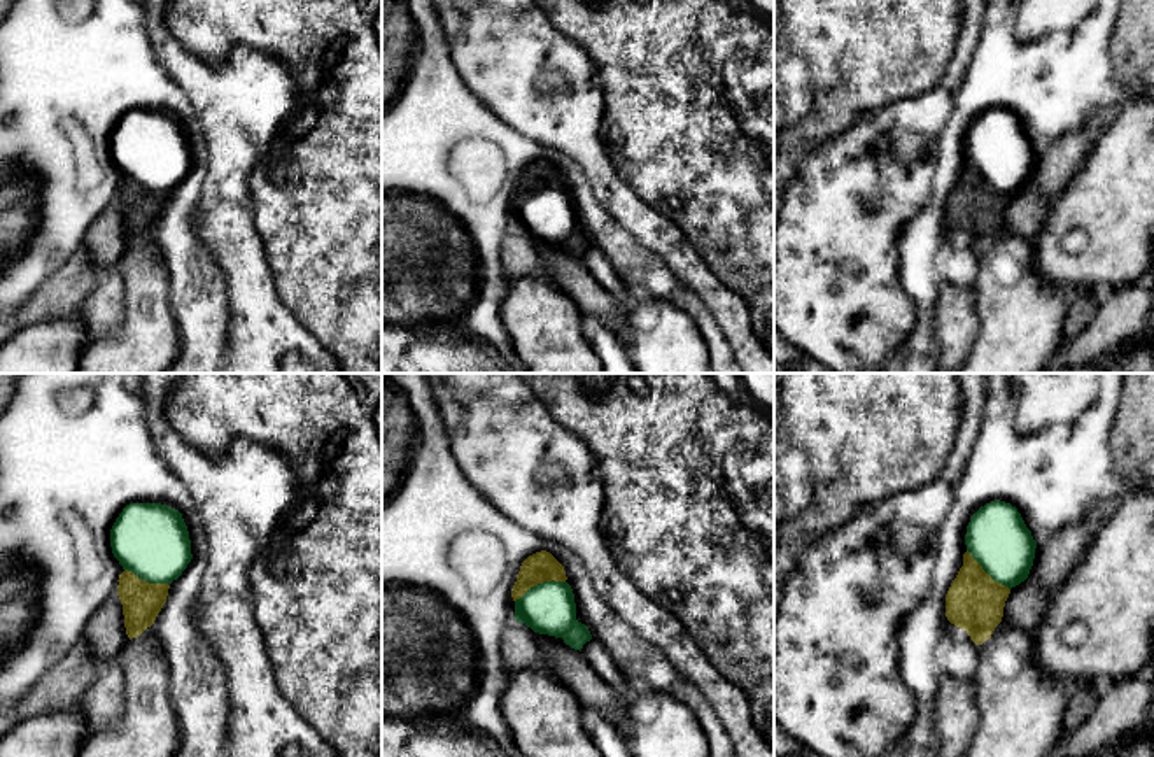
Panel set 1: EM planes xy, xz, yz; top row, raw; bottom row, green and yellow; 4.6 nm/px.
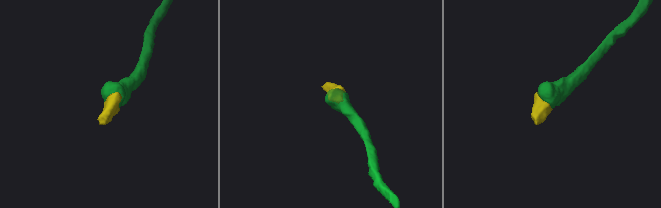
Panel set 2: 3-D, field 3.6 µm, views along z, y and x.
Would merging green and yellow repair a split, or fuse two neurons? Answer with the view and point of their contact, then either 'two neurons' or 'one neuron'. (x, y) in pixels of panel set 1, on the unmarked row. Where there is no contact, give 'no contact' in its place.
xz (540, 191) | one neuron

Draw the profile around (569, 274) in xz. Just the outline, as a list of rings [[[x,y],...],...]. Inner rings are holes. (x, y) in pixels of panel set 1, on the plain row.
[[[534,242],[546,268],[546,277],[576,303],[583,315],[597,317],[618,336],[623,336],[629,315],[599,286],[588,266],[580,258],[566,252],[562,245]]]

